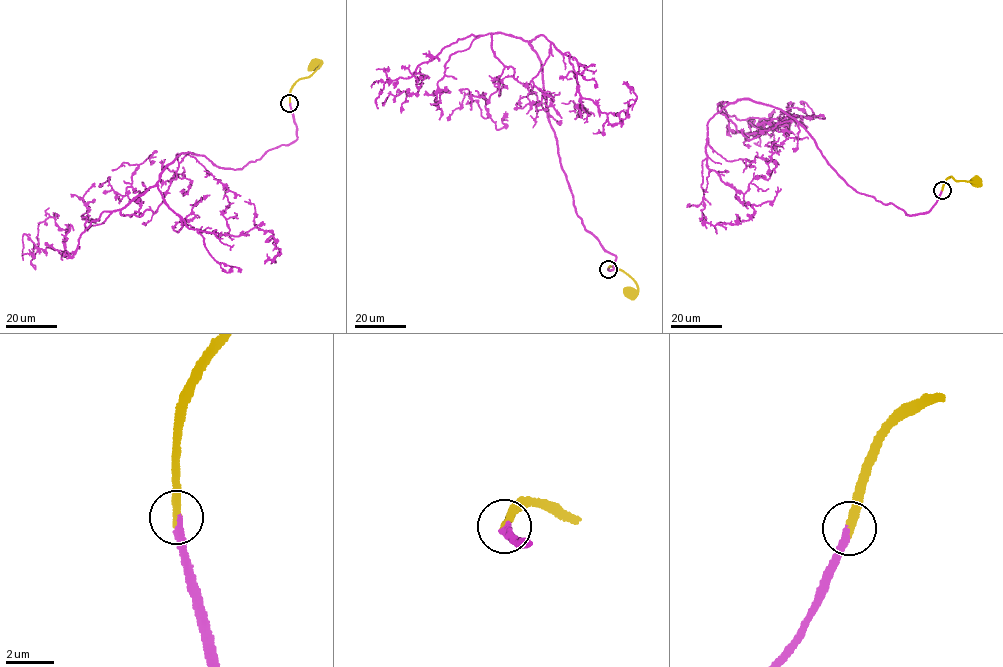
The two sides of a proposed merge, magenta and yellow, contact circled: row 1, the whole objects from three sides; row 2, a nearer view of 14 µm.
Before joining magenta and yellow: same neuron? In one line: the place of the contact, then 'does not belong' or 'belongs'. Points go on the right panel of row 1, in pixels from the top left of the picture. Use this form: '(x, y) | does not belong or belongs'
(942, 190) | belongs

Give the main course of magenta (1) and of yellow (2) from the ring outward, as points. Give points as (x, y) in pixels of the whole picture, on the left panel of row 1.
1: (290, 103), (297, 139), (243, 168), (181, 153), (76, 250), (60, 253), (69, 231), (52, 217), (38, 238)
2: (289, 103), (290, 88), (308, 77), (320, 63), (314, 65)

